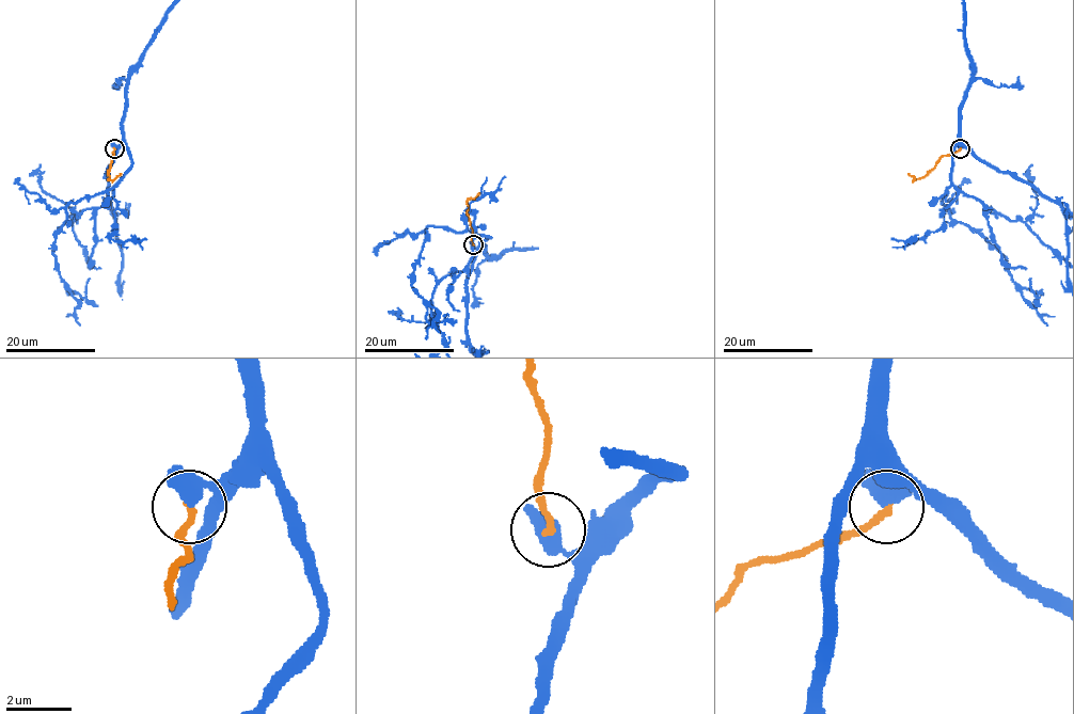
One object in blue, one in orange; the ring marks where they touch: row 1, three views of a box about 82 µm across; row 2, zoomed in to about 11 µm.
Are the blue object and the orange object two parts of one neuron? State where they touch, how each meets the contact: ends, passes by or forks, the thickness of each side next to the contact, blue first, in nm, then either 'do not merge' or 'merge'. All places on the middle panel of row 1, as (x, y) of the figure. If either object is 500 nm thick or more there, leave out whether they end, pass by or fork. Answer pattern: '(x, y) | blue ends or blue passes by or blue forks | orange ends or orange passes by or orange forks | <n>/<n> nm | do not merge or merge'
(473, 244) | blue passes by | orange ends | 440/220 nm | do not merge

